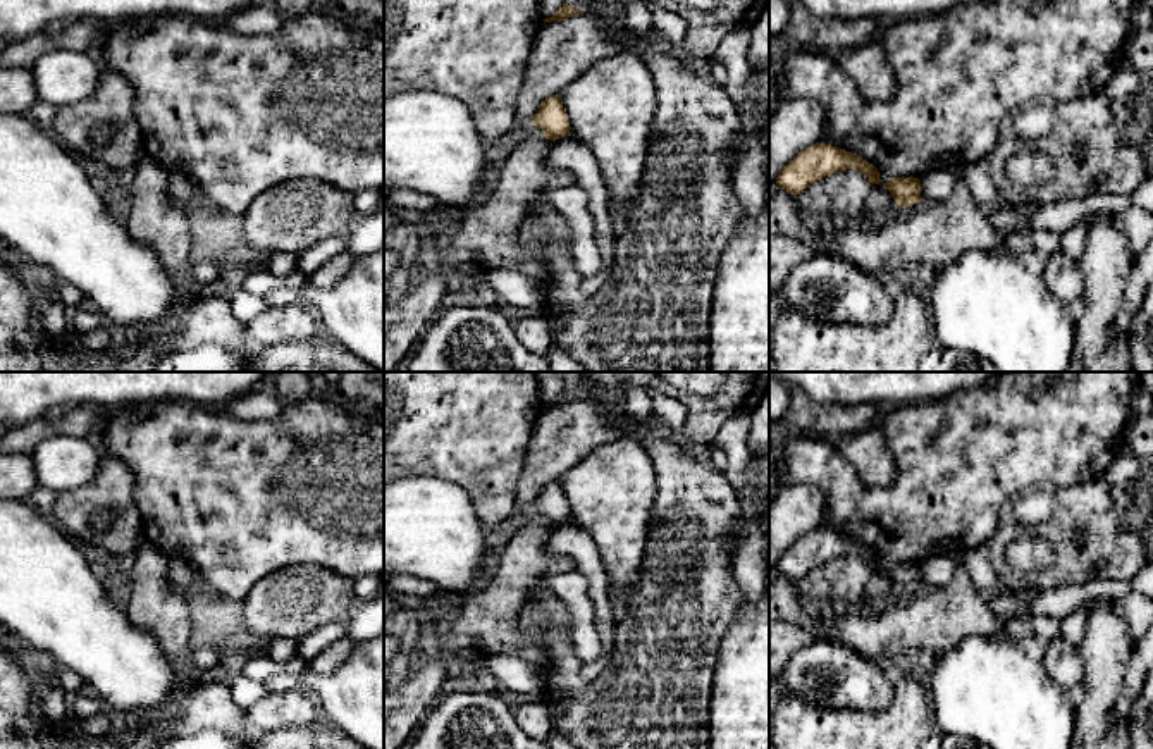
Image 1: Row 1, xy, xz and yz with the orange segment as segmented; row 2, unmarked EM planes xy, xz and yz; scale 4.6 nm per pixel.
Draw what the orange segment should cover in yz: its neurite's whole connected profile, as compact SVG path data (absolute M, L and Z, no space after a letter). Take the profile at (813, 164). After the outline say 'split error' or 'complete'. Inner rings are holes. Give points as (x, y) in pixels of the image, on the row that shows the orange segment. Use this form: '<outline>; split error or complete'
M816 143L802 150L776 177L776 184L790 195L802 195L812 183L836 172L860 170L871 184L879 184L878 169L852 152L826 143Z; complete

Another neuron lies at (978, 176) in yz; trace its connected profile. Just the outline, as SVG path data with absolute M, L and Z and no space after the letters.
M988 160L962 167L962 181L969 186L976 203L988 208L1015 208L1031 201L1039 201L1036 193L1014 191L1005 196L993 177Z

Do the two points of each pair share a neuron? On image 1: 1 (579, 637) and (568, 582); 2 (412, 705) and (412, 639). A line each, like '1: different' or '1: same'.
1: same
2: different

